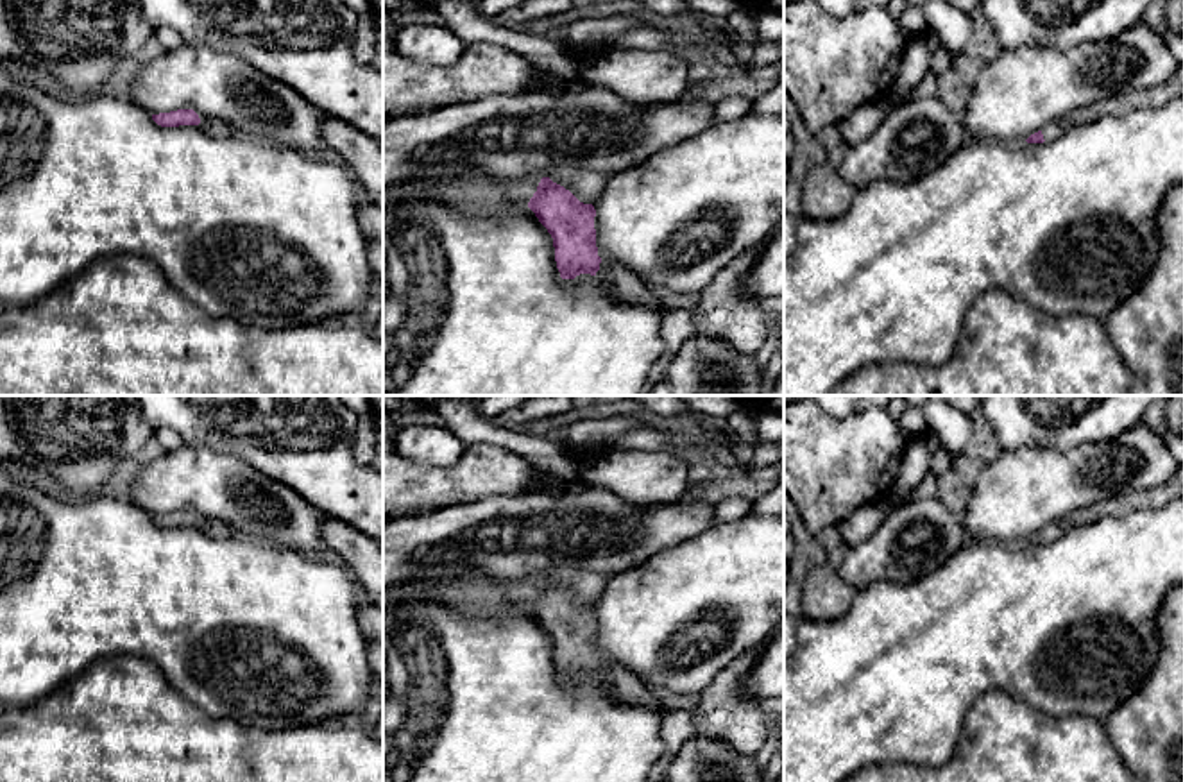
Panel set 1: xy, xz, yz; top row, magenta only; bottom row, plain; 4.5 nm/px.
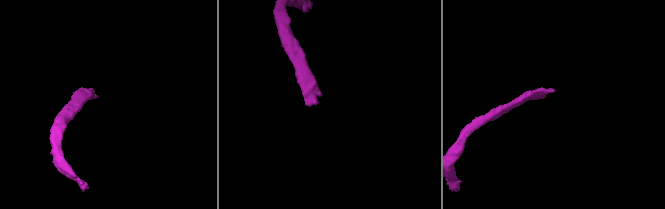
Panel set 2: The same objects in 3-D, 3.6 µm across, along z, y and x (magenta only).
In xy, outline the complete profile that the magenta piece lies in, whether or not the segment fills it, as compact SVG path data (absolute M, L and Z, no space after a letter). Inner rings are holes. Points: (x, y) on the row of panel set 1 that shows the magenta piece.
M177 109L170 113L152 115L152 120L161 127L199 125L200 118L193 109Z

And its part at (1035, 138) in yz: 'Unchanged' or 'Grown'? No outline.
Grown

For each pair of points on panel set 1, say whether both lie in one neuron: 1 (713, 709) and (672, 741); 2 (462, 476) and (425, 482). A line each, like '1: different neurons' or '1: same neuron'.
1: different neurons
2: same neuron

